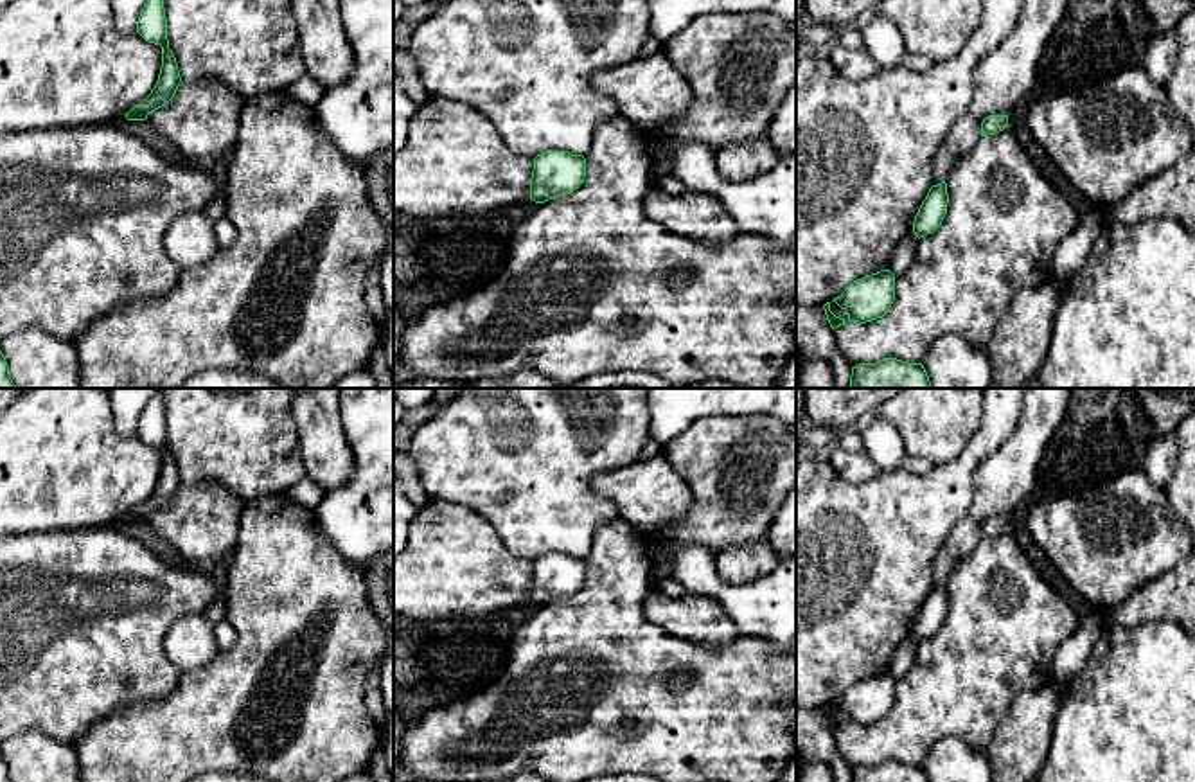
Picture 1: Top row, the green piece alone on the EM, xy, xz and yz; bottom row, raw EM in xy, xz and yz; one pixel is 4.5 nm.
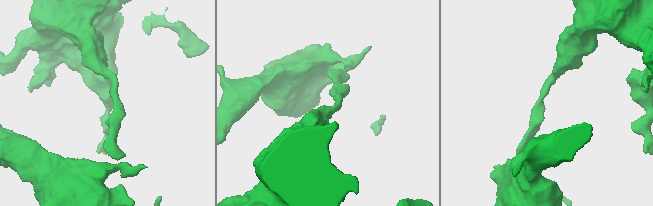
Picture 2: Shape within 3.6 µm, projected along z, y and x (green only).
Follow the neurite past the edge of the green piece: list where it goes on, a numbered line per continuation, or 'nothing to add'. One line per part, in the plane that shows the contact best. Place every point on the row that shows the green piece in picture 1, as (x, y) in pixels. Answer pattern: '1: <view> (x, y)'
nothing to add

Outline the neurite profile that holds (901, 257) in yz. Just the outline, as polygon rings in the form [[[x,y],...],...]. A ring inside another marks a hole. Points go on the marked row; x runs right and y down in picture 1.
[[[913,228],[902,235],[891,250],[888,259],[888,268],[895,277],[902,275],[913,262],[913,253],[916,250],[918,237]]]

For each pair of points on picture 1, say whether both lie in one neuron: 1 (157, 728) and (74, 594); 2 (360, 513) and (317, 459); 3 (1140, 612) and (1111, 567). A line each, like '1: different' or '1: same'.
1: different
2: different
3: different

